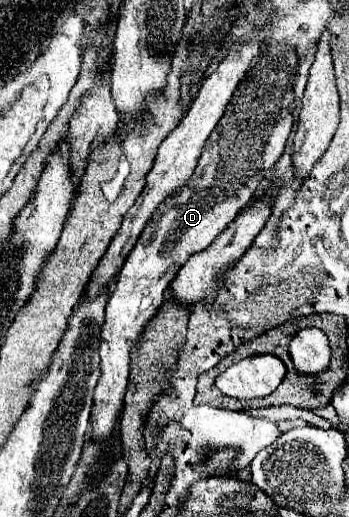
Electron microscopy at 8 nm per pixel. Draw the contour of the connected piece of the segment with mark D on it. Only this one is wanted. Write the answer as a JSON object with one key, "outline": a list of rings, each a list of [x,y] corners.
{"outline":[[[276,45],[254,57],[244,79],[238,83],[218,127],[208,137],[190,181],[168,199],[154,215],[136,247],[130,251],[116,287],[106,305],[106,319],[100,333],[100,379],[94,389],[90,413],[90,439],[104,443],[114,437],[114,429],[124,409],[132,347],[144,335],[146,325],[164,303],[164,291],[174,281],[178,269],[190,255],[206,249],[220,231],[240,213],[260,189],[260,183],[280,159],[292,129],[294,75],[298,57],[292,47]]]}

